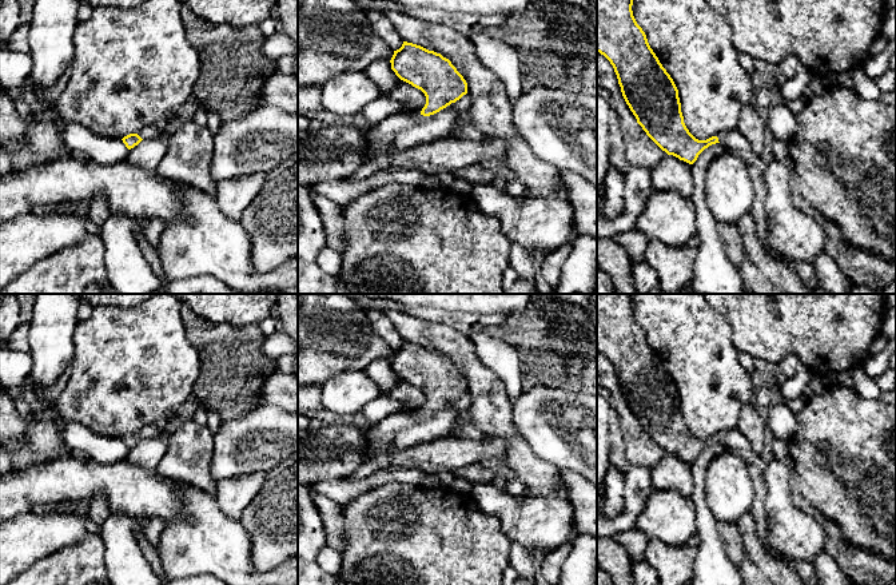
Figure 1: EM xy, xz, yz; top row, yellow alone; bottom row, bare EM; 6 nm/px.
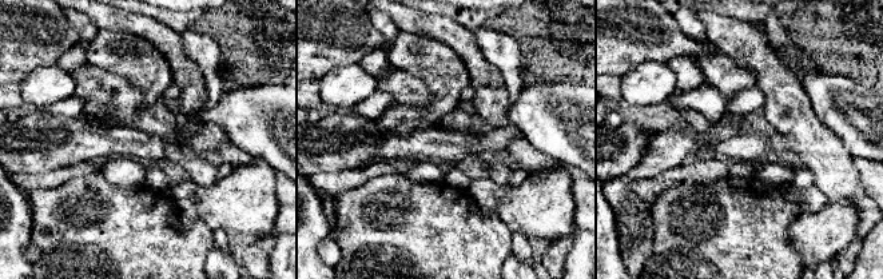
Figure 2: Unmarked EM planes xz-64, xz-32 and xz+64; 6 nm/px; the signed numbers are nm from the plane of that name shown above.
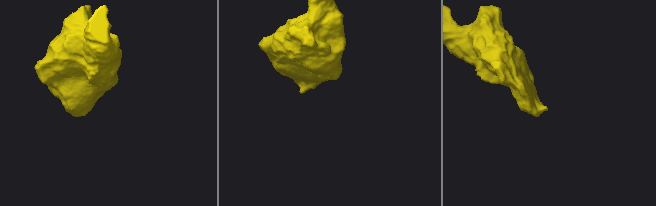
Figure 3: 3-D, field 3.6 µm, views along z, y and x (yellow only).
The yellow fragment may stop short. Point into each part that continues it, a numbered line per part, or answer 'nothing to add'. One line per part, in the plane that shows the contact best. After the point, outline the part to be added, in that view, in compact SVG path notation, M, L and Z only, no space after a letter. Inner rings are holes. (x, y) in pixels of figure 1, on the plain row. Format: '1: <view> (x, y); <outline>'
1: xz (395, 432); M450 405L439 411L423 415L391 414L369 429L369 458L346 479L363 479L389 467L386 457L397 449L450 435L459 413Z

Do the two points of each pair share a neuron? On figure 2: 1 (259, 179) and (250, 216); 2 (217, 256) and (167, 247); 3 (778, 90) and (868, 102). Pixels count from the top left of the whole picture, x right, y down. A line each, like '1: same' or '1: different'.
1: same
2: different
3: different

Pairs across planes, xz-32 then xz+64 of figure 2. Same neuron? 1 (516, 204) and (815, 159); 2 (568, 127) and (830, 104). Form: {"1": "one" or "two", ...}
{"1": "two", "2": "one"}

